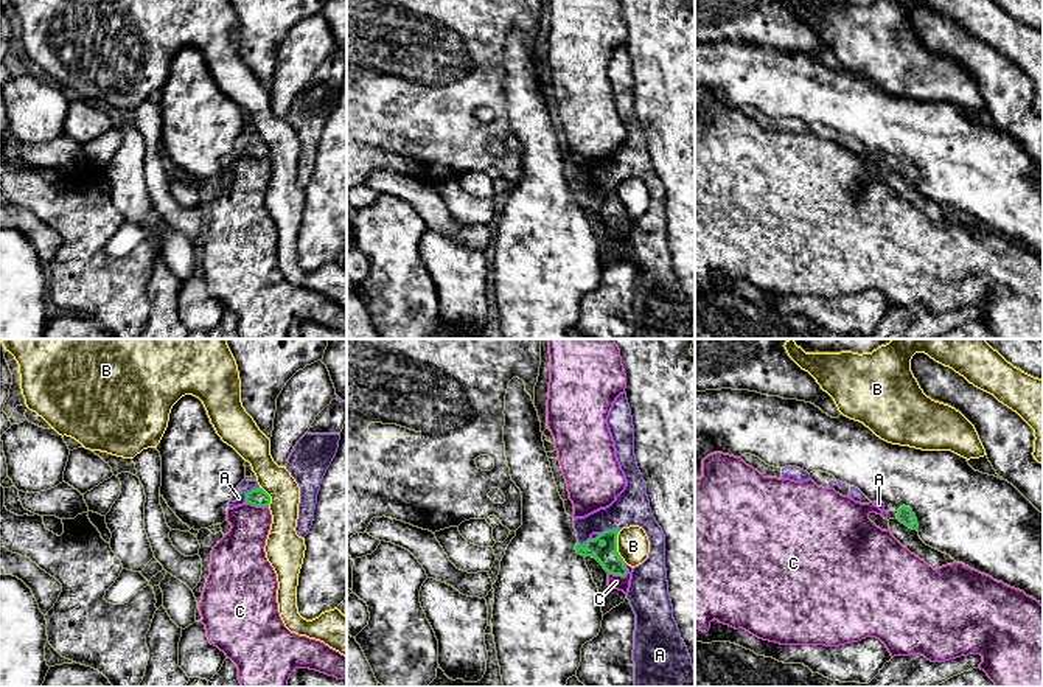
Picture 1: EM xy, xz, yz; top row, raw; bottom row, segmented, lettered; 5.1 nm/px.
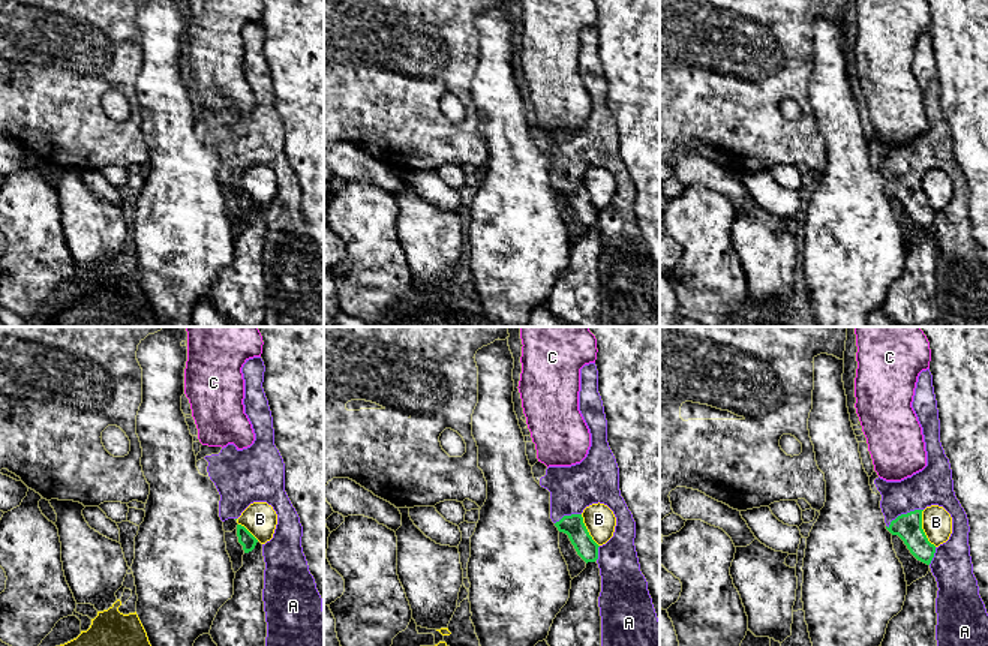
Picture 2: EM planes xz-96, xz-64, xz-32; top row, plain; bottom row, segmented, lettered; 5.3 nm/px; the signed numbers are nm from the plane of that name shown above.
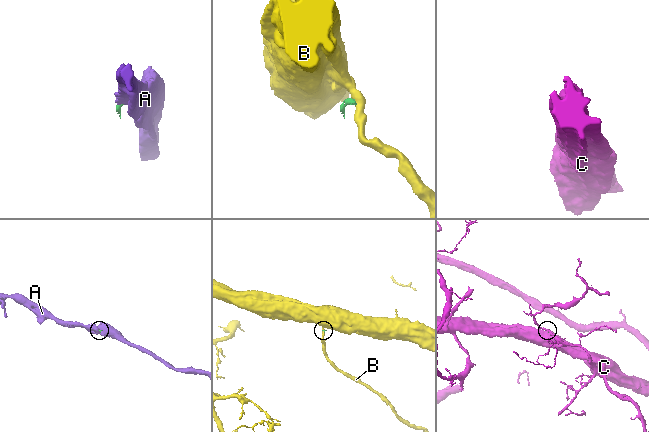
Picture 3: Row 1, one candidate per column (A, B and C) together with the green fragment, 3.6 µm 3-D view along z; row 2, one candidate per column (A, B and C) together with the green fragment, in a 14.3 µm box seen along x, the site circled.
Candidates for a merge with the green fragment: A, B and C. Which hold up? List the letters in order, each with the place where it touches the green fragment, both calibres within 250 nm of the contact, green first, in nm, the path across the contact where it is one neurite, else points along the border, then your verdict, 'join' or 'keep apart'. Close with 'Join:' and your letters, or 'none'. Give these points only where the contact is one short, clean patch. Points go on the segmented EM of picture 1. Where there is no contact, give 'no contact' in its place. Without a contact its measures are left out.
A: meets green in xy at (247, 491); 90 nm thick on the green side, 80 nm on the other; join
B: meets green in xz at (616, 543); 120 nm thick on the green side, 170 nm on the other; border along xz (622, 529), (617, 535), (619, 555); keep apart
C: meets green in xz at (619, 574); 120 nm thick on the green side, 80 nm on the other; border along xz (628, 569), (624, 575), (608, 574); keep apart
Join: A

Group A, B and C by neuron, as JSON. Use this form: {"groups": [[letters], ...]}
{"groups": [["A"], ["B"], ["C"]]}

